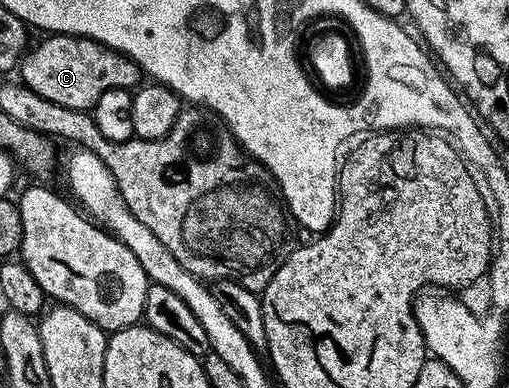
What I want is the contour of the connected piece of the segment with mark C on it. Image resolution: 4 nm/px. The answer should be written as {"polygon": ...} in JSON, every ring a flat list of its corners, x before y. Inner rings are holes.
{"polygon":[[47,34,39,47,31,46,22,56,21,82,47,101,68,109,89,112,104,93,112,89,134,89,143,82,140,68,128,55,122,55,103,43,77,35]]}

